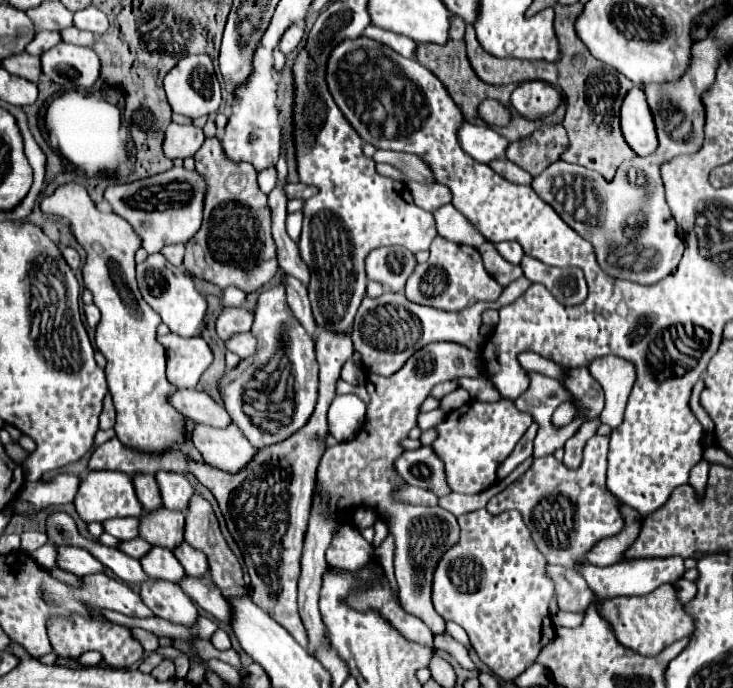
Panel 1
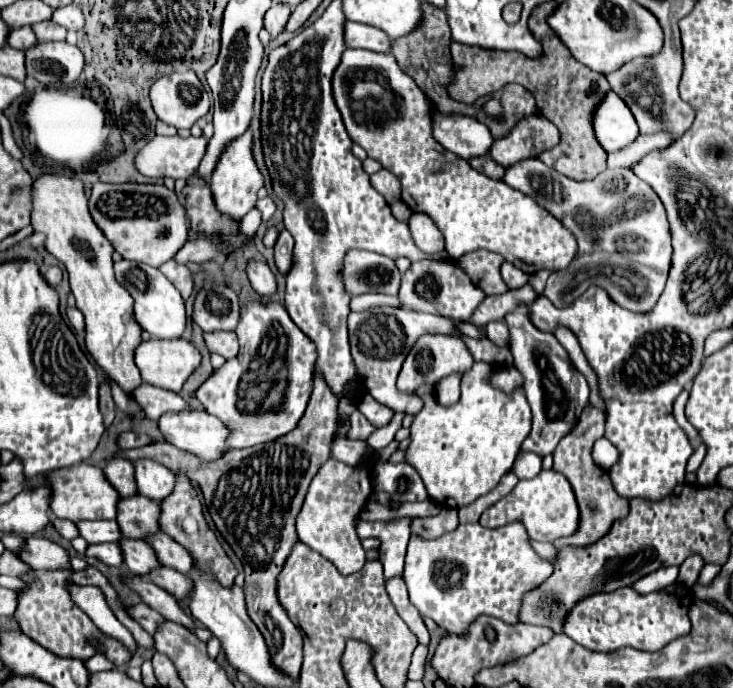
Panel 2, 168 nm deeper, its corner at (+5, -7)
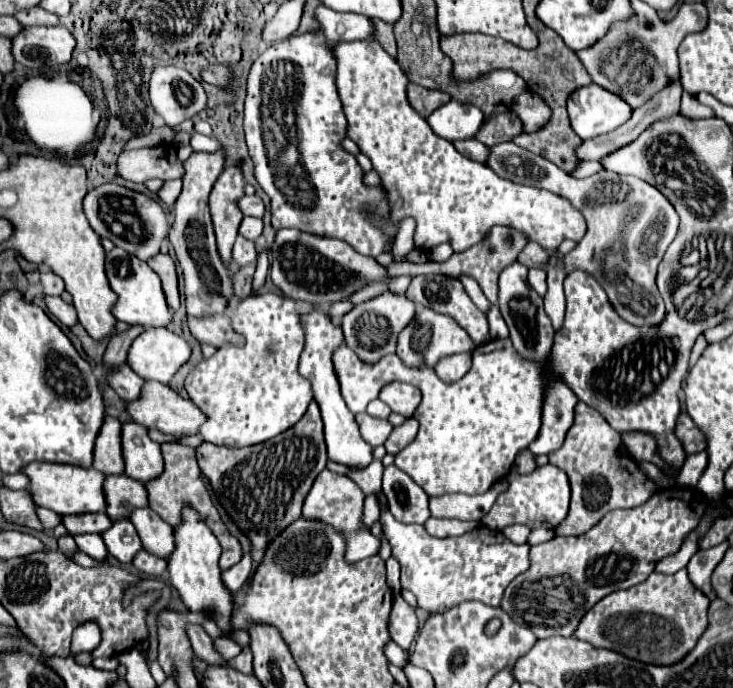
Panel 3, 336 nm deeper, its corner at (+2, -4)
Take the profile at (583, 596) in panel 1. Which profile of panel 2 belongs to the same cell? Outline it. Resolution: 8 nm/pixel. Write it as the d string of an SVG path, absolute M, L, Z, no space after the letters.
M678 582L664 590L644 596L632 588L602 592L588 596L576 604L576 608L568 614L564 622L564 632L580 646L594 652L614 652L624 646L644 652L658 652L668 642L690 634L692 626L688 610L692 602L694 602L692 588Z

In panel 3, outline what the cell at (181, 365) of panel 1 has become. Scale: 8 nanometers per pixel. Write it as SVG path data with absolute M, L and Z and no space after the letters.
M145 329L129 349L129 367L139 373L147 381L159 381L163 385L169 385L169 381L175 377L175 373L181 369L183 363L187 363L191 357L191 347L189 343L181 337L171 333L169 329Z

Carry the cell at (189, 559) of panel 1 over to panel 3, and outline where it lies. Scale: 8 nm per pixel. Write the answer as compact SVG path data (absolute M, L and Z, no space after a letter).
M149 507L135 509L131 513L129 521L135 525L135 529L143 541L143 549L147 553L167 559L175 551L173 529L167 523L163 523L163 519L159 515L155 515L155 511L151 511Z

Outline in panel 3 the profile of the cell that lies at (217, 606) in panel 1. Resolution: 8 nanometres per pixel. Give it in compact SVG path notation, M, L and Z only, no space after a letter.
M141 551L135 559L133 559L133 565L147 577L161 577L165 571L167 571L167 561L161 559L161 557L155 557L147 551Z

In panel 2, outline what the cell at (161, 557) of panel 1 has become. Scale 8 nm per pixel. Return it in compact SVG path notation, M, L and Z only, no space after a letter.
M120 538L120 550L124 554L124 564L132 574L146 576L150 570L158 568L160 562L154 556L154 550L144 540Z

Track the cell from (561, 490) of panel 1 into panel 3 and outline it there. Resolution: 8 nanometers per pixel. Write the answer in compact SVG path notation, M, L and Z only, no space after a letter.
M555 465L537 467L529 475L511 473L511 489L507 489L507 493L499 495L499 499L495 501L495 507L491 507L491 511L483 517L481 523L489 529L499 529L499 531L513 523L523 523L531 529L537 529L537 527L553 529L567 517L569 497L571 497L569 479L567 479L565 471L561 471Z

